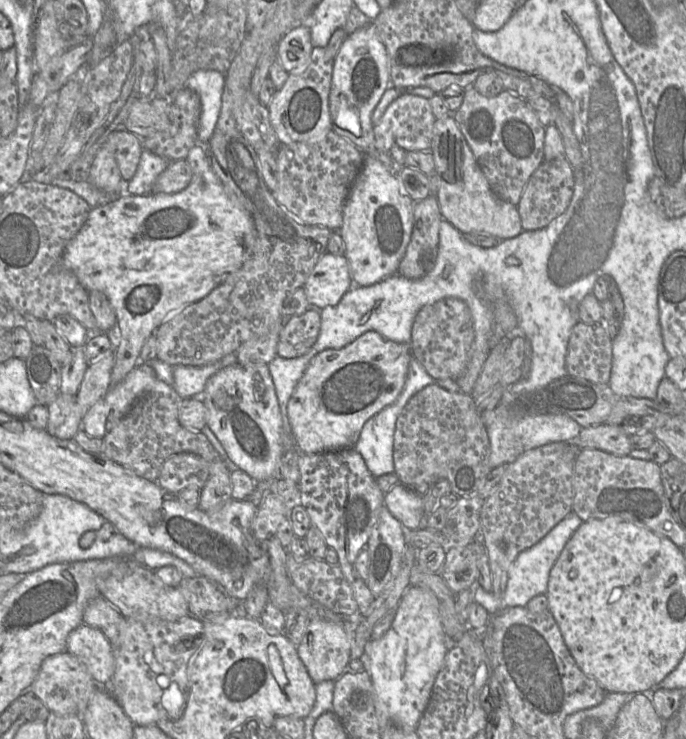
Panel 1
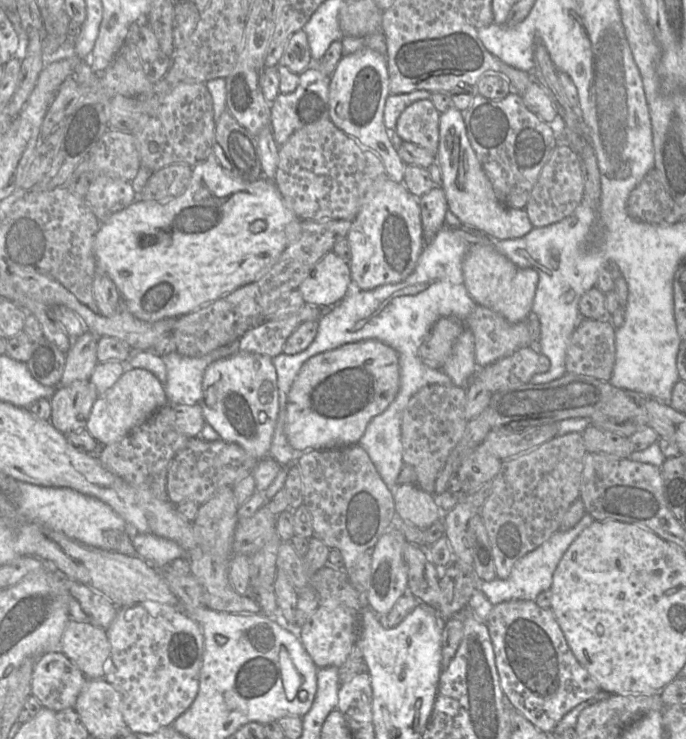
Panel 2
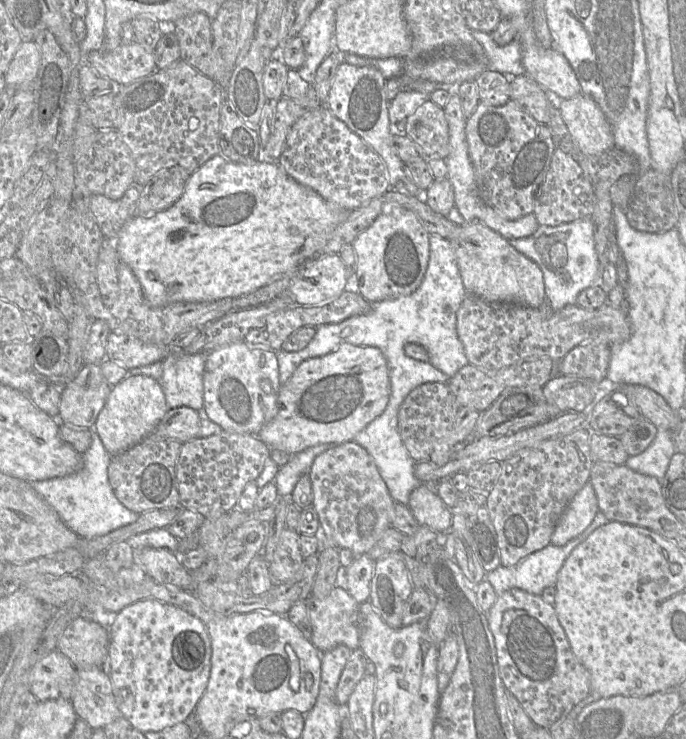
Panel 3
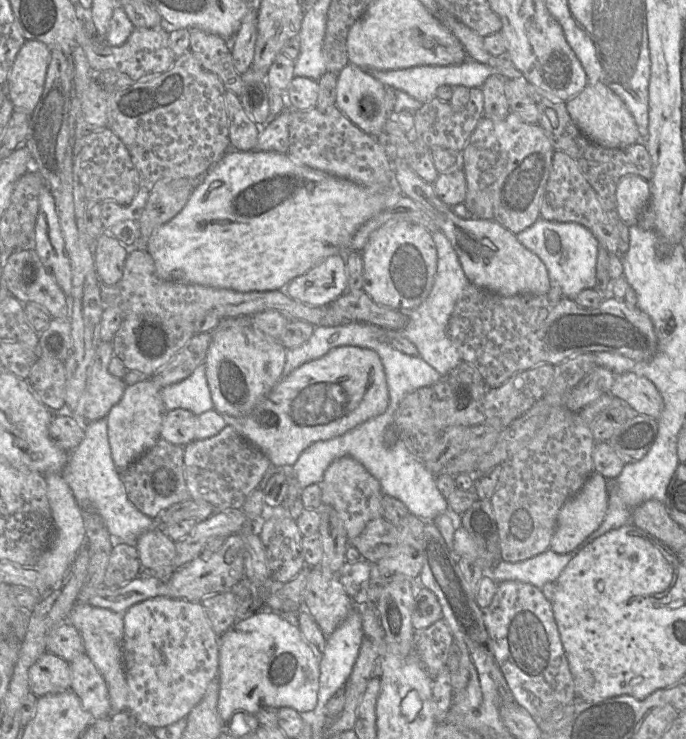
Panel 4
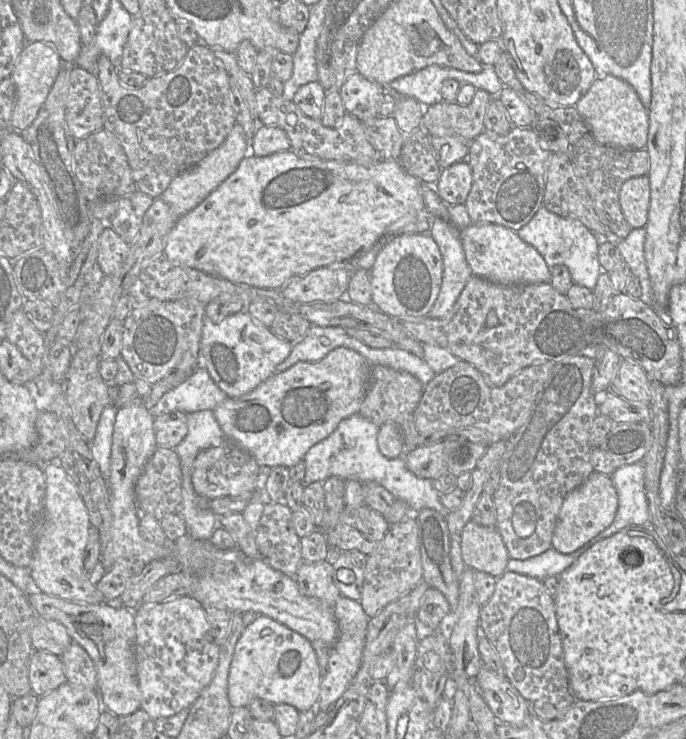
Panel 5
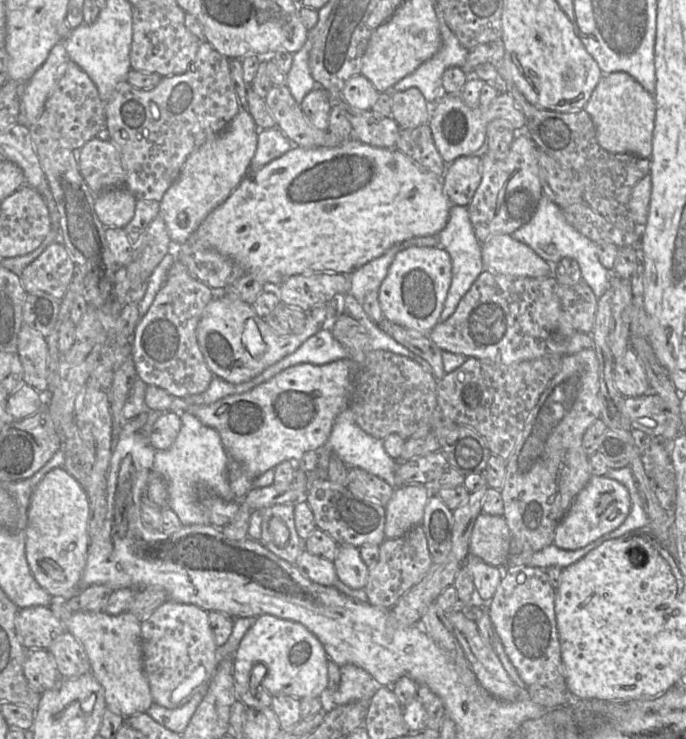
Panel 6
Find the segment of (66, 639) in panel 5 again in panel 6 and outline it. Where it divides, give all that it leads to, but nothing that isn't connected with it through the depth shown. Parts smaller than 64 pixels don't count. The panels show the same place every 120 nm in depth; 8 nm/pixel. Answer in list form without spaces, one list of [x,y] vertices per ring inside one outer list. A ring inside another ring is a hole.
[[[49,606],[19,609],[15,628],[26,649],[49,649],[53,641],[65,630]]]

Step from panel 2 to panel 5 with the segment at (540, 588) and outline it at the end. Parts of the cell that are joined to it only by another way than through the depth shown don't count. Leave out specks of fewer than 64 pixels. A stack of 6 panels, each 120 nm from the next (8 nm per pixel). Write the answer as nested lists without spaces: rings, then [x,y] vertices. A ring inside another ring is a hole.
[[[592,541],[588,542],[580,549],[569,554],[560,553],[553,547],[550,547],[545,552],[524,560],[510,558],[506,569],[507,571],[543,581],[550,576],[560,576],[592,545],[594,545]]]

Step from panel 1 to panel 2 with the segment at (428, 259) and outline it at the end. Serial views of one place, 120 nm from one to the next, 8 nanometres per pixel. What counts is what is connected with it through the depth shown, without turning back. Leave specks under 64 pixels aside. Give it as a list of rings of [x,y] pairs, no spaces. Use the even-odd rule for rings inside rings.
[[[440,185],[419,198],[423,239],[428,243],[437,232],[445,226],[445,215],[448,210],[446,195]]]

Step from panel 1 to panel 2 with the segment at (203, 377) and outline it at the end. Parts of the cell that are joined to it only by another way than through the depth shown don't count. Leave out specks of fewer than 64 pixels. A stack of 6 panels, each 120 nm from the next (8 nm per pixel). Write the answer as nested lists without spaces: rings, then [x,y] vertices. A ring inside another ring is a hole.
[[[239,340],[219,347],[201,357],[188,357],[172,352],[160,356],[167,369],[164,386],[168,403],[195,405],[202,396],[204,372],[212,362],[239,352]]]

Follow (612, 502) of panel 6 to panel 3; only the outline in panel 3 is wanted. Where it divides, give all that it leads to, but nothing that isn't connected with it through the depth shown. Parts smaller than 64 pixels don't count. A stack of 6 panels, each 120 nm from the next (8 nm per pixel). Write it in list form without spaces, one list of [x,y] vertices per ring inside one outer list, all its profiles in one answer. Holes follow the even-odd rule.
[[[588,481],[576,493],[559,519],[551,537],[555,546],[563,546],[582,534],[599,511],[597,497]]]

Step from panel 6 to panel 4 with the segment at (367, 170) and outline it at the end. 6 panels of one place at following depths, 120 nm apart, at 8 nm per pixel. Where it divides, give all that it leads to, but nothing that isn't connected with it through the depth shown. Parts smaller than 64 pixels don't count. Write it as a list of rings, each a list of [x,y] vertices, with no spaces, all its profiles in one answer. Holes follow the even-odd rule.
[[[229,147],[222,158],[206,172],[203,181],[193,189],[184,208],[169,222],[161,225],[152,233],[147,242],[146,251],[153,257],[158,276],[167,281],[183,284],[200,284],[238,292],[279,290],[291,280],[303,275],[331,255],[340,255],[346,261],[347,255],[351,252],[349,251],[350,242],[357,230],[379,212],[396,204],[402,196],[405,195],[401,193],[396,181],[387,190],[370,191],[347,179],[296,164],[289,157],[288,153],[283,154],[260,150],[242,152]]]

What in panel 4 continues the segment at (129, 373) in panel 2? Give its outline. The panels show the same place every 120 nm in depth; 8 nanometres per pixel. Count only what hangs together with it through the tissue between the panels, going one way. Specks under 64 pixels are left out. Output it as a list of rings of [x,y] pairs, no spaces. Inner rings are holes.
[[[152,378],[128,385],[122,398],[106,415],[112,458],[119,474],[151,449],[160,438],[165,414],[161,389],[152,381]]]

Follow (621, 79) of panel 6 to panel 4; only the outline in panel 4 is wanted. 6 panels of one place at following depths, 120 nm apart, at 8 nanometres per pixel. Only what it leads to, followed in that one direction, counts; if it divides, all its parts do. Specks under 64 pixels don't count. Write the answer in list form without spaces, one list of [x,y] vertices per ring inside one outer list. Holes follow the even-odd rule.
[[[602,83],[587,84],[578,95],[566,102],[565,106],[576,126],[596,145],[619,149],[641,141],[635,120],[623,101]]]

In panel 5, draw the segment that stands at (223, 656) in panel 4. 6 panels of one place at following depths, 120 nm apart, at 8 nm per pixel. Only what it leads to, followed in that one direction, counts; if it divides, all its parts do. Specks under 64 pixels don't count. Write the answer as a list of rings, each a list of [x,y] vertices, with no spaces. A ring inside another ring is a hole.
[[[262,615],[244,628],[236,643],[228,674],[228,700],[233,709],[248,707],[252,700],[263,699],[274,705],[288,704],[303,712],[310,710],[317,702],[321,678],[312,643],[296,631]]]

